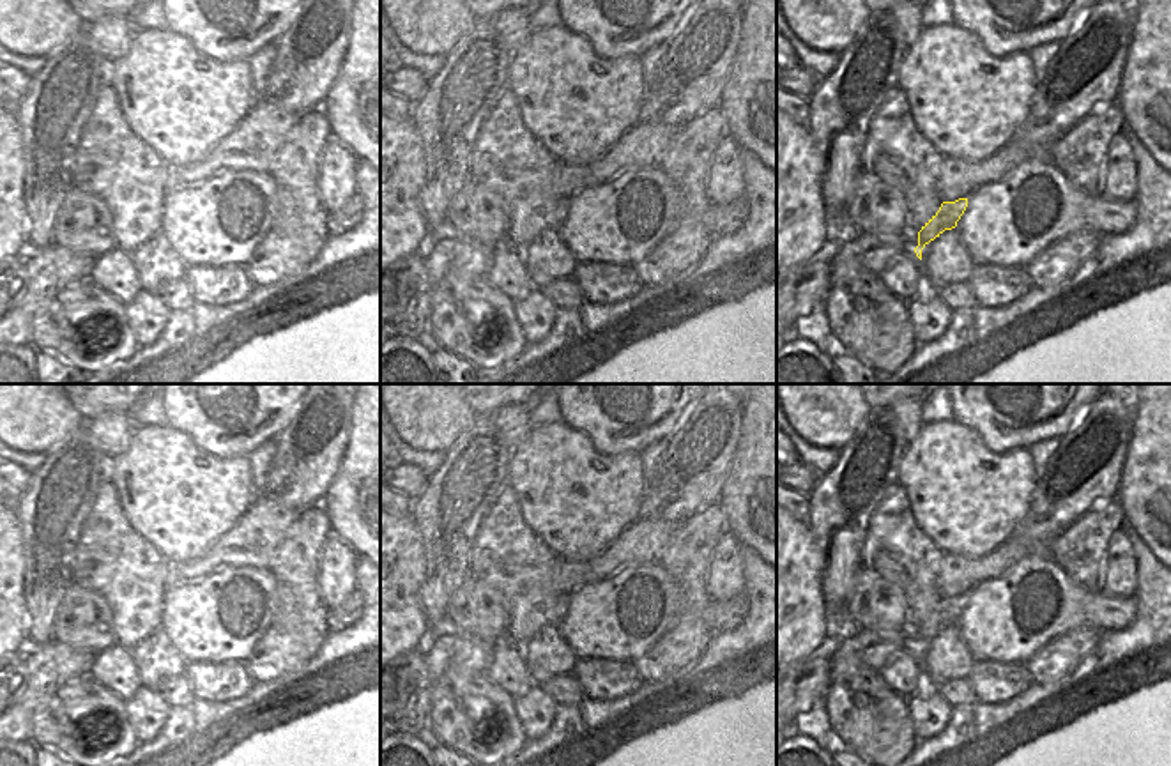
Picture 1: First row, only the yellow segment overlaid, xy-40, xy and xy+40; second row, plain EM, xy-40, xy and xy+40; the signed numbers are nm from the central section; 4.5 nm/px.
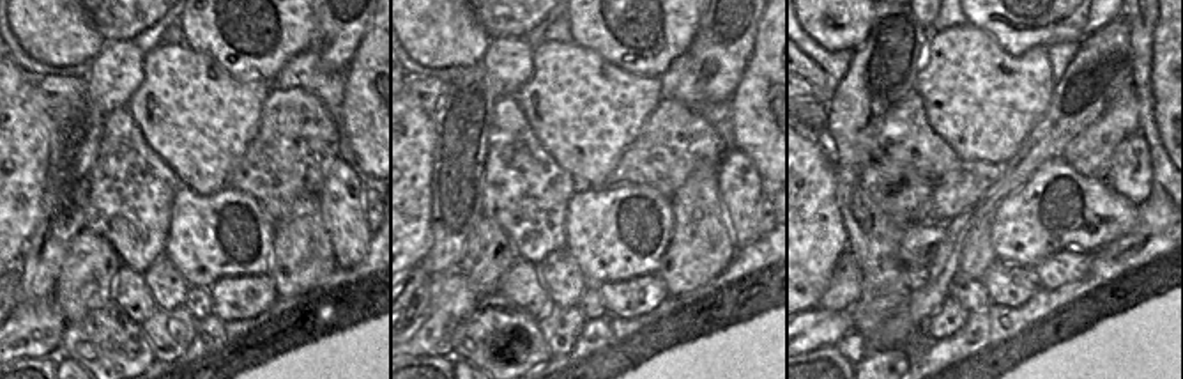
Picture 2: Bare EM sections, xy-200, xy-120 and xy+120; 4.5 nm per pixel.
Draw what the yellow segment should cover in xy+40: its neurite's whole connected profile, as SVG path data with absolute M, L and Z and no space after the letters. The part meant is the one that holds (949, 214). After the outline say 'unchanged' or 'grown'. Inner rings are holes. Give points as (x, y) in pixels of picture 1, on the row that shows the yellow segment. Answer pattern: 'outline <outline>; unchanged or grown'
outline M959 198L955 202L943 202L939 211L922 226L918 232L918 246L915 248L916 257L922 260L922 249L939 237L945 230L957 226L957 221L968 207L968 198Z; unchanged

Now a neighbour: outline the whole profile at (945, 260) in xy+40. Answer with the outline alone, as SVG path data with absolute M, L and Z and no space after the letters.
M957 228L945 230L922 249L925 287L938 290L948 283L968 283L975 267Z

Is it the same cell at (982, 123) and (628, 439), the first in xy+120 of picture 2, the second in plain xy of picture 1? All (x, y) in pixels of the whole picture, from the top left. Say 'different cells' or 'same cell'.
different cells

